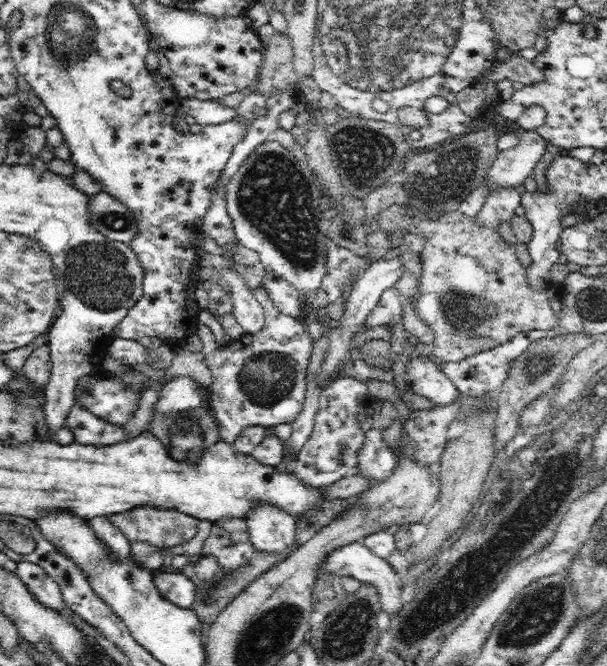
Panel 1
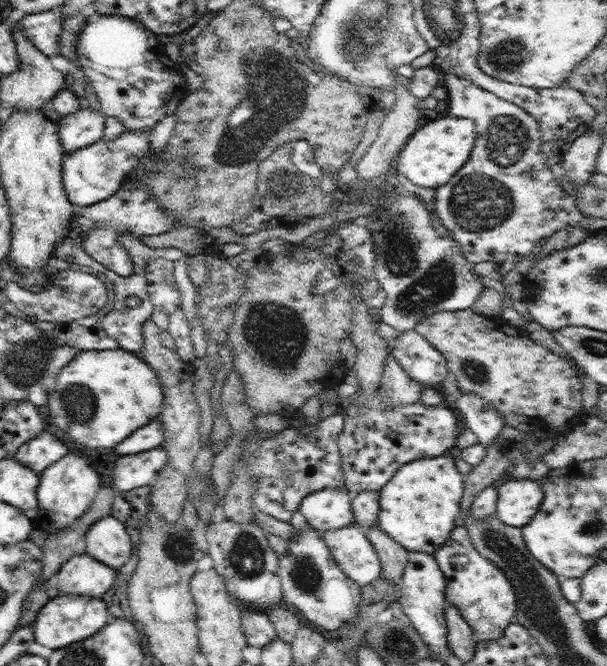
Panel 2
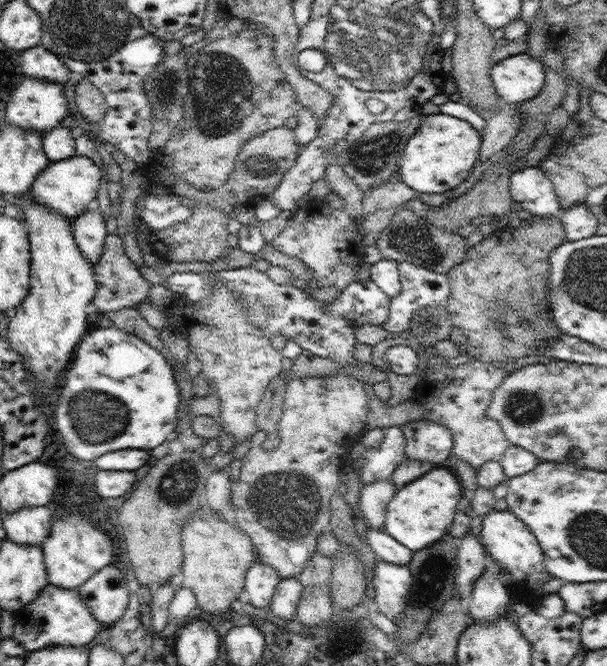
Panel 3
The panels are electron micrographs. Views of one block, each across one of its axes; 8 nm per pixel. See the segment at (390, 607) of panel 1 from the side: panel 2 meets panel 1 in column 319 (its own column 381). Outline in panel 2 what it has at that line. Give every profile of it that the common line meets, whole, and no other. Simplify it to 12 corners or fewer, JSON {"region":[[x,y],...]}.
{"region":[[355,522],[323,533],[348,578],[376,581],[382,564]]}

